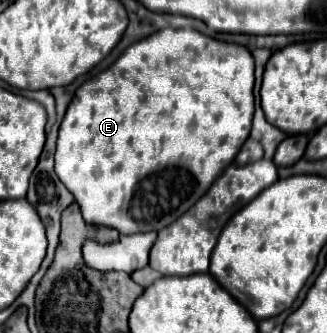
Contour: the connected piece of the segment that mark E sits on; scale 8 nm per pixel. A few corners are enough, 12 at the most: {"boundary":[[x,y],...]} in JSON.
{"boundary":[[189,28],[77,88],[55,172],[161,230],[235,160],[253,56]]}

